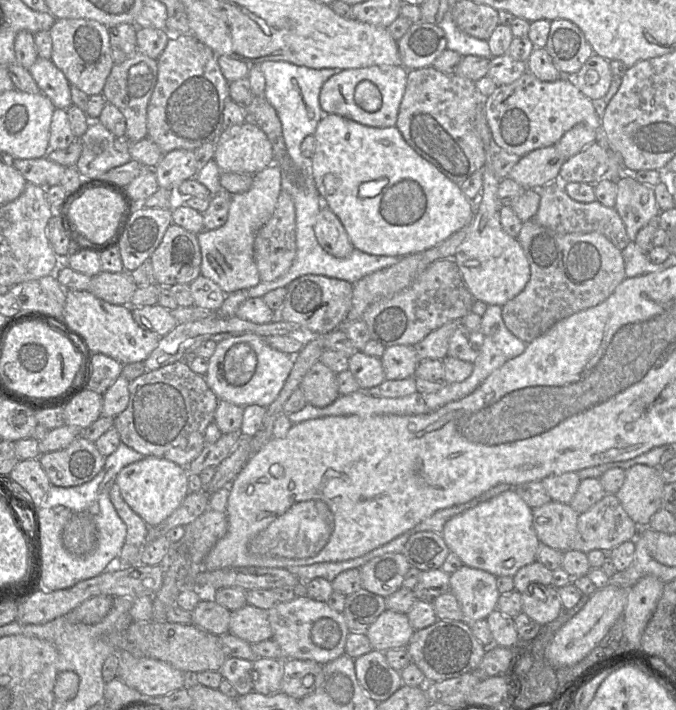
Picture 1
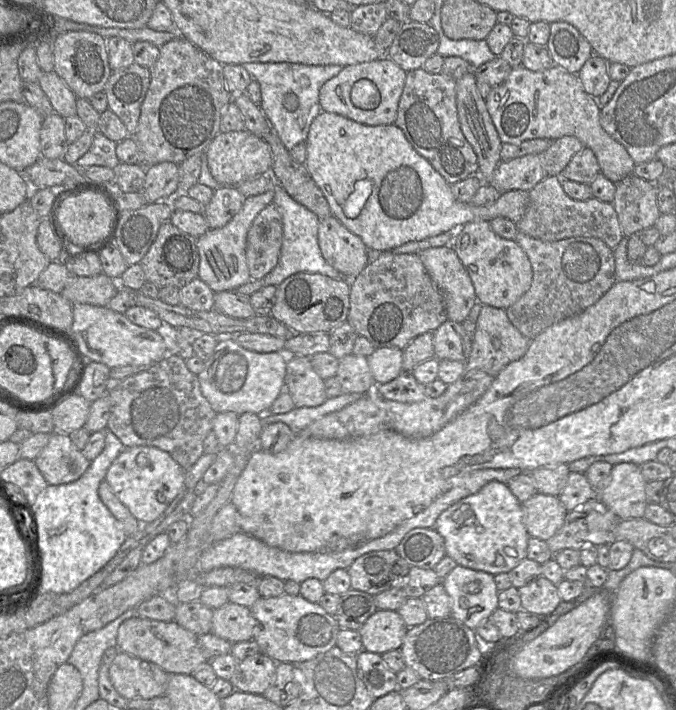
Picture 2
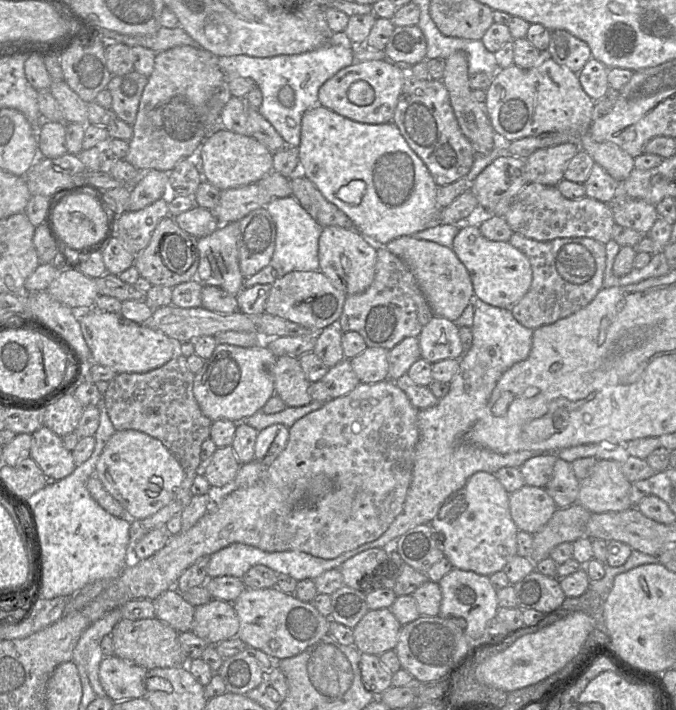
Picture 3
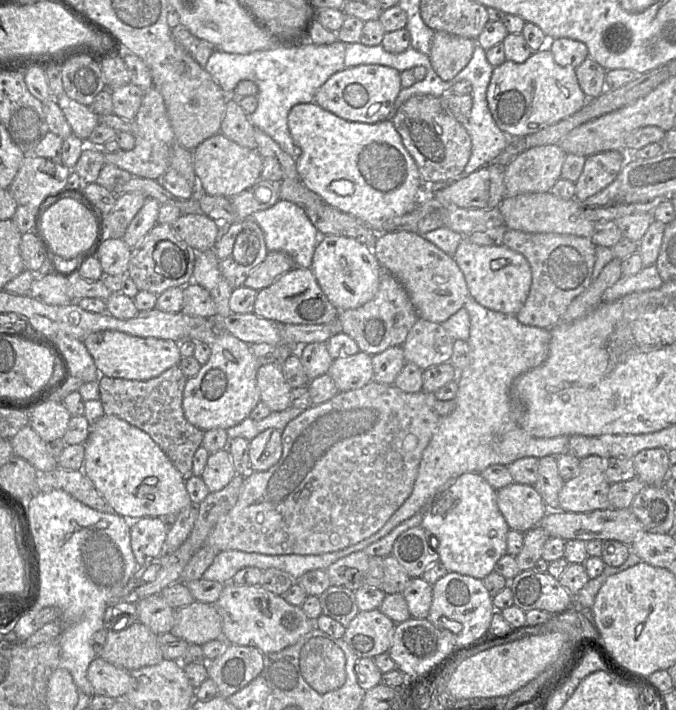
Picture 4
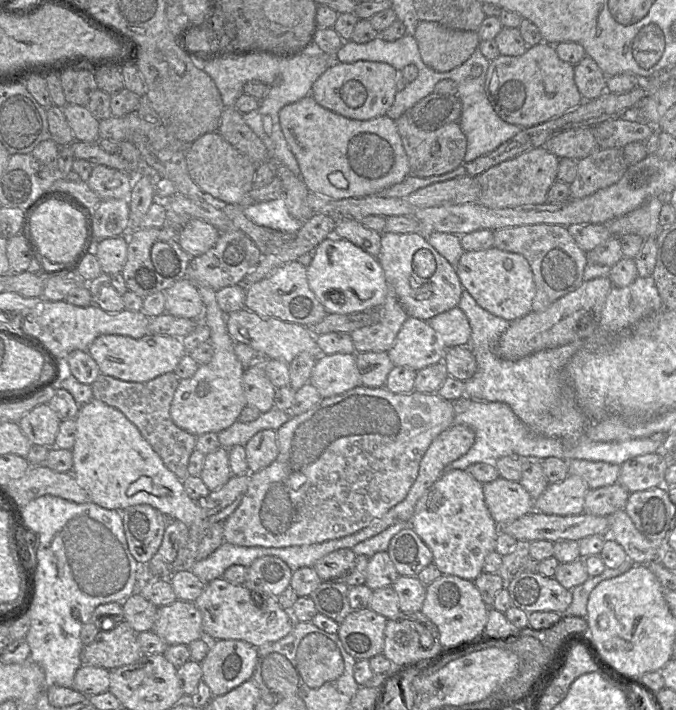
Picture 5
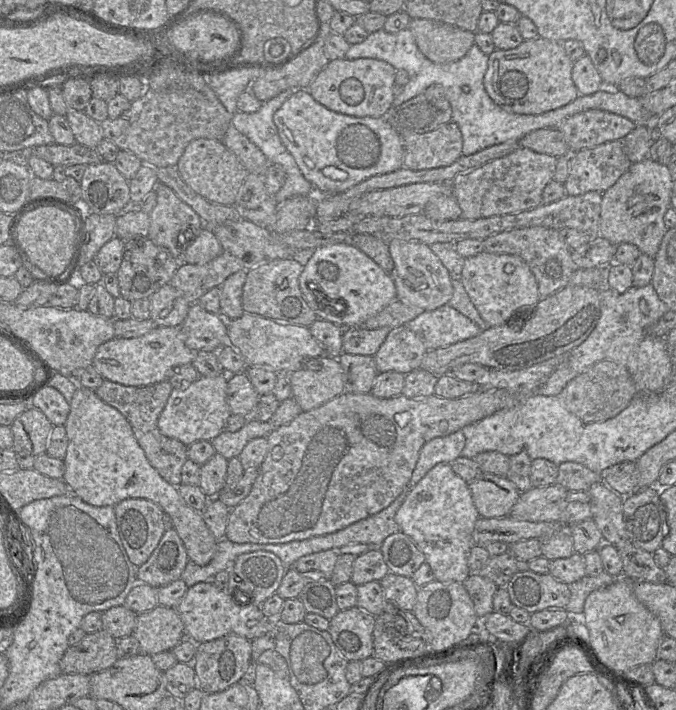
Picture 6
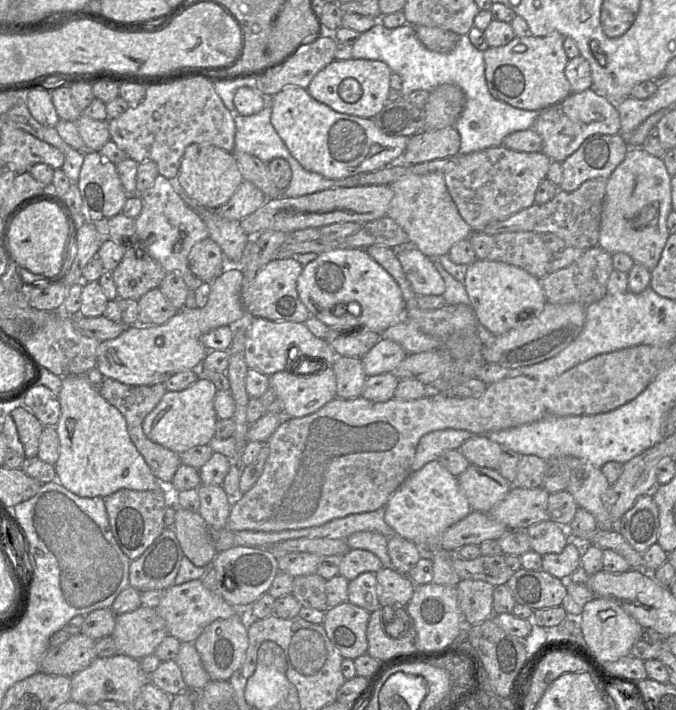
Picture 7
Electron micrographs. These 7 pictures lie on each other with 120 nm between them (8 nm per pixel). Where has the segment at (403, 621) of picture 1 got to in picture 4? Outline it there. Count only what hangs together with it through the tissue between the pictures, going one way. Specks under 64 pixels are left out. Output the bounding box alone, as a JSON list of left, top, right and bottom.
[342,608,396,658]

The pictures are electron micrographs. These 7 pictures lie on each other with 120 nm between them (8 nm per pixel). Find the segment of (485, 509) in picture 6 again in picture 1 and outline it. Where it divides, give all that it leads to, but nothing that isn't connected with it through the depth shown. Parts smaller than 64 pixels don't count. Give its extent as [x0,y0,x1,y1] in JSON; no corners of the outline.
[532,500,579,549]

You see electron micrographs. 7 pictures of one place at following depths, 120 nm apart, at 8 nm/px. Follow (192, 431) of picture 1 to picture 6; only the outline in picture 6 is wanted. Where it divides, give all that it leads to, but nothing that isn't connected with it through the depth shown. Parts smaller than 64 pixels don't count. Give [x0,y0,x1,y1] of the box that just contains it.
[95,379,188,487]

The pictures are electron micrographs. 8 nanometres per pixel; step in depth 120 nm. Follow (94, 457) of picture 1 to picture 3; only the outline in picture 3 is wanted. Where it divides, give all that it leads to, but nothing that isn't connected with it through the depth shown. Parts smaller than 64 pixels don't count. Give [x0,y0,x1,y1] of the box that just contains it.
[30,426,77,481]

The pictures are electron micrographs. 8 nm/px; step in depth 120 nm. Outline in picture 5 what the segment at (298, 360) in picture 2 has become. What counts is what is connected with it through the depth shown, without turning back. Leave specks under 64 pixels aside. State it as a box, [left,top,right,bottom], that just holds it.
[242,366,276,413]

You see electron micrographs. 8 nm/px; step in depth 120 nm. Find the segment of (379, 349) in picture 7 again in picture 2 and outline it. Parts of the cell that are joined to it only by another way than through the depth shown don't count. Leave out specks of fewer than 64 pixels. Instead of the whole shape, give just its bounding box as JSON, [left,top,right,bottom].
[433,320,472,362]

